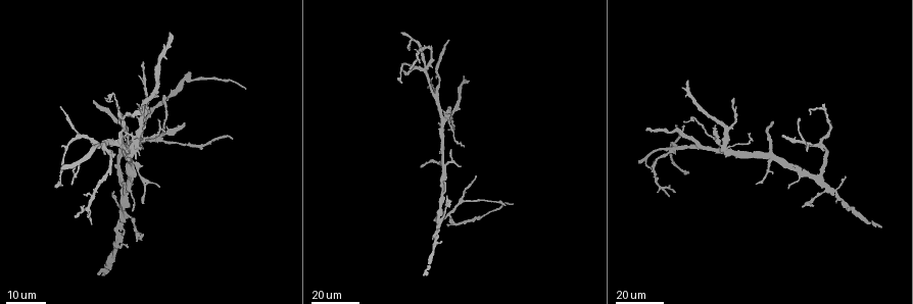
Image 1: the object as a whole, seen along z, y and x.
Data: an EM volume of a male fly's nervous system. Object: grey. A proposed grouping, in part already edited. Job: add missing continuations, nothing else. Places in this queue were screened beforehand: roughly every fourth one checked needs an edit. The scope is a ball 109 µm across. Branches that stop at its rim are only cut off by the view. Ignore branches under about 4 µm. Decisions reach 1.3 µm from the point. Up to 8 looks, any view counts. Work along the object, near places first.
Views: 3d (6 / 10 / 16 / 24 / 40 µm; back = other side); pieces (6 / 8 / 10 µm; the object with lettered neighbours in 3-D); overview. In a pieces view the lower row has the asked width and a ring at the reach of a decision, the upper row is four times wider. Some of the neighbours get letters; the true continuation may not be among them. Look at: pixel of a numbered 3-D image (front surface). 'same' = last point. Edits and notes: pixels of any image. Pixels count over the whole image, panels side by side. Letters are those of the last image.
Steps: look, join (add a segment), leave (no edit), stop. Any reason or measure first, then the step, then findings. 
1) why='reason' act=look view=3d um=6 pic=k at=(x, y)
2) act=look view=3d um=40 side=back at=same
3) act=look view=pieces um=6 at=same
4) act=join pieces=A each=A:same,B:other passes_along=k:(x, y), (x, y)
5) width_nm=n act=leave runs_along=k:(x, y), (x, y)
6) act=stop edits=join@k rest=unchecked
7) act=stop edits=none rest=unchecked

why='free end' act=look view=3d um=16 pic=1 at=(668, 195)

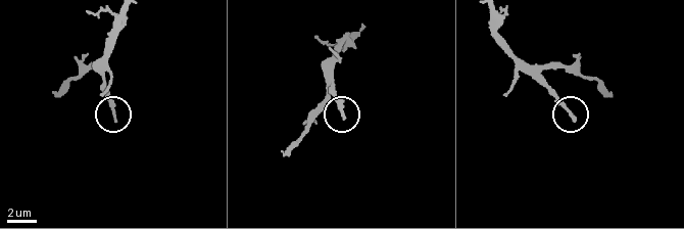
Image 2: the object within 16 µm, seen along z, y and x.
act=look view=pieces um=10 pic=2 at=(575, 119)

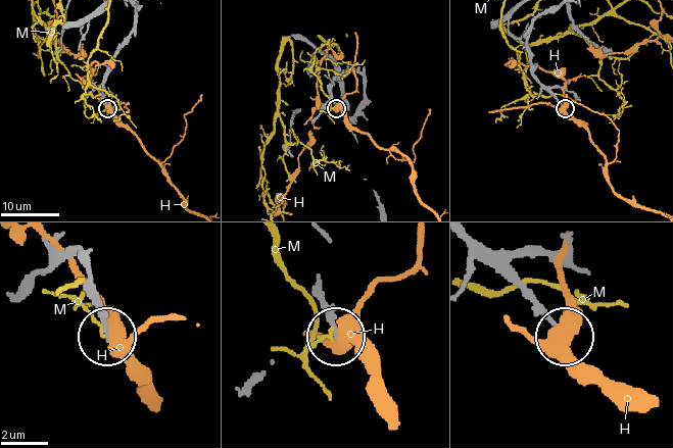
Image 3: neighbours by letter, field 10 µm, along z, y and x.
act=leave each=H:other,M:other found='no lettered segment goes on from it'

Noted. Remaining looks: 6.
why='free end' act=look view=3d um=16 pic=1 at=(675, 190)

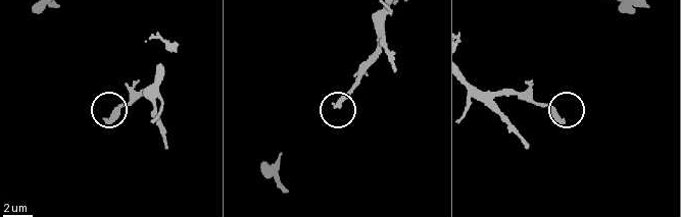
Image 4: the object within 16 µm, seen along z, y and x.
why='what lies round it' act=look view=pieces um=6 pic=4 at=(335, 104)

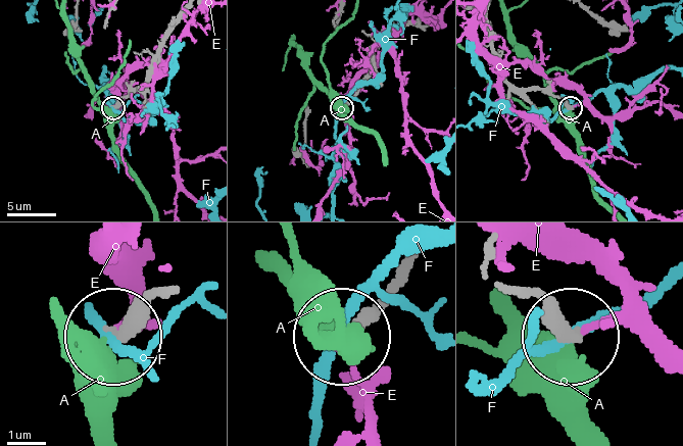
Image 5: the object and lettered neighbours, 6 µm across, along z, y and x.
act=leave each=A:other,E:other,F:other runs_along=5:(166, 293), (120, 336) found='none of them fits'

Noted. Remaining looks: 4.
why='branch stops here' act=look view=3d um=16 pic=1 at=(158, 185)

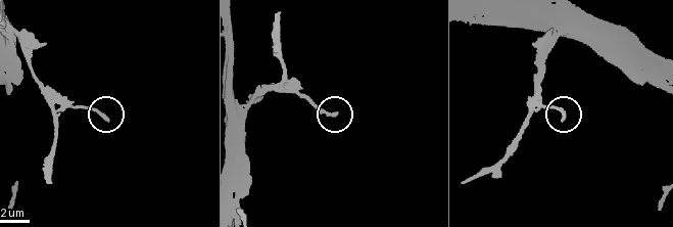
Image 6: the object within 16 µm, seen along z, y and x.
why='what lies round it' act=look view=pieces um=8 pic=6 at=(337, 115)

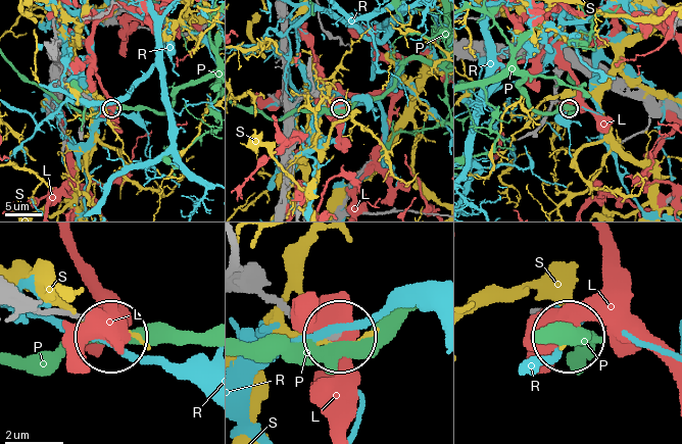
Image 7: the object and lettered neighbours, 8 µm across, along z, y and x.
act=leave each=L:other,P:other,R:other,S:other found='no lettered segment goes on from it'

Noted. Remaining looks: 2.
why='branch stops here' act=look view=3d um=24 pic=1 at=(505, 203)

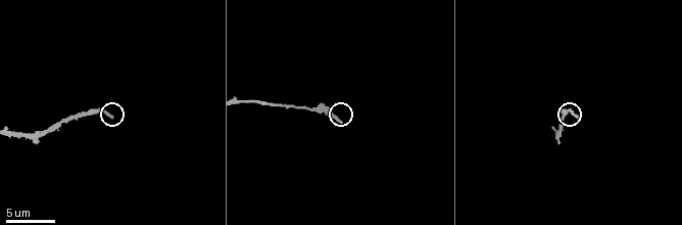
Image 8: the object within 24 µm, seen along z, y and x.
why='see the neighbours' act=look view=pieces um=10 pic=8 at=(341, 121)

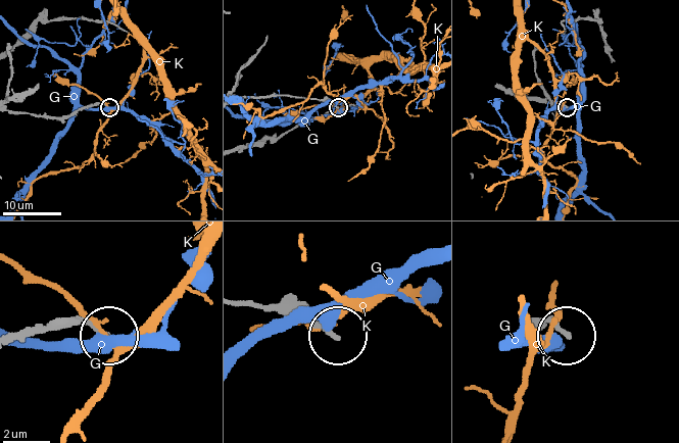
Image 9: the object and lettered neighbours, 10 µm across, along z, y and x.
act=leave each=G:other,K:other found='no lettered segment goes on from it'

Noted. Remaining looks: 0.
act=stop edits=none rest=unchecked

